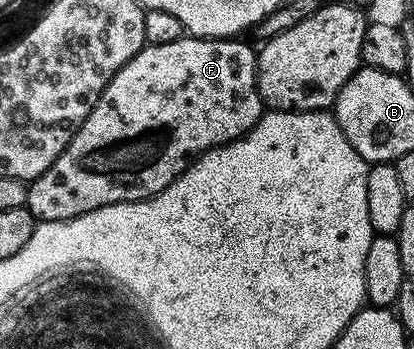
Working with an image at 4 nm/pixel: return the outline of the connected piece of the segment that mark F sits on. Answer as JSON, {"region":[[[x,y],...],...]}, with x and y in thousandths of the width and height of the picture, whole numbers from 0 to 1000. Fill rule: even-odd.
{"region":[[[447,100],[418,123],[353,126],[338,152],[321,158],[321,169],[312,169],[312,181],[302,181],[302,192],[292,192],[292,203],[283,203],[283,215],[273,215],[273,226],[263,226],[263,238],[234,284],[225,318],[215,318],[215,341],[205,341],[205,352],[196,352],[196,364],[181,378],[176,398],[167,398],[157,433],[147,433],[147,444],[138,444],[138,456],[118,479],[118,490],[109,490],[65,530],[60,596],[85,622],[87,636],[164,633],[186,628],[215,605],[234,605],[256,587],[360,570],[370,559],[399,547],[408,536],[408,524],[418,524],[418,513],[440,501],[461,476],[464,461],[476,458],[495,433],[594,387],[635,338],[638,321],[640,304],[621,249],[621,140],[614,126],[594,129],[587,112],[556,106],[464,106],[459,100]]]}

